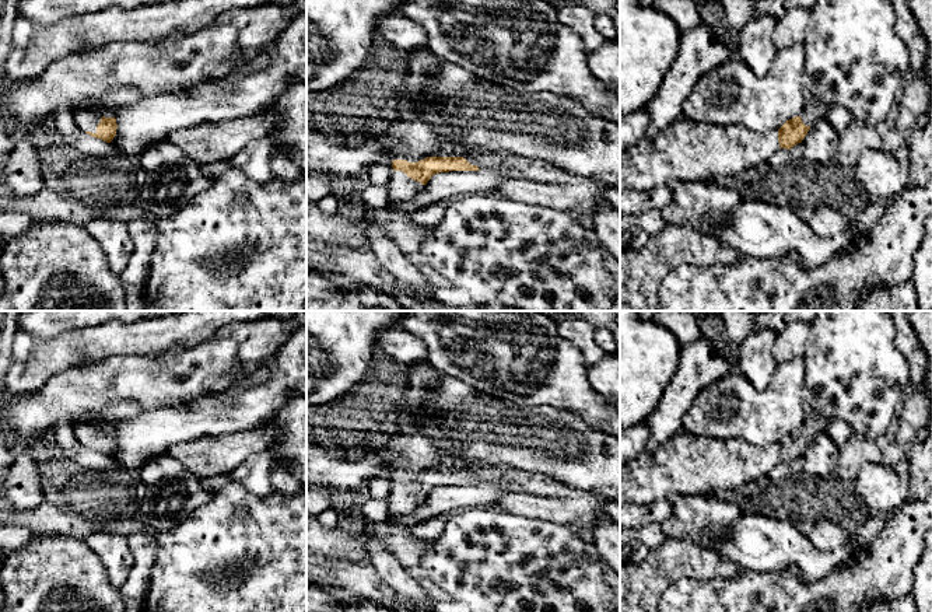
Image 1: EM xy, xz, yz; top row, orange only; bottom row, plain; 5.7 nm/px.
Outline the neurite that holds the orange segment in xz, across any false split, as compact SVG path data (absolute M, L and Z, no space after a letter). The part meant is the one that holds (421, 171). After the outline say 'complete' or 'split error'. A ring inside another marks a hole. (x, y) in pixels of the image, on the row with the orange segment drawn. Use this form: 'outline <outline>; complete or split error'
outline M502 151L463 153L460 157L438 154L417 162L392 161L393 174L388 182L388 203L414 197L432 175L449 171L480 171L497 168L515 172L516 178L500 186L505 199L542 204L595 218L599 213L598 199L606 197L606 185L571 175L544 161L525 158Z; split error

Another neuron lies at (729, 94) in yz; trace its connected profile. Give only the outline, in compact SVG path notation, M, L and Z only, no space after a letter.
M803 43L778 49L771 67L761 77L740 59L726 60L697 80L683 102L683 116L698 123L742 125L760 133L777 130L805 109L807 94L802 84L803 64Z

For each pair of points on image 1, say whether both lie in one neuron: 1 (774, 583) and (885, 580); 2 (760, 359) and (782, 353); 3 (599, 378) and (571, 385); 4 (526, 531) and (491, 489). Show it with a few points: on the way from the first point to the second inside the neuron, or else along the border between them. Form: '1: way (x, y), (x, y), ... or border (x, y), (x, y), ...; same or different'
1: way (802, 593), (844, 593), (857, 584); same
2: border (775, 334), (773, 355), (778, 362); different
3: border (587, 369), (589, 385), (605, 399); different
4: border (497, 506), (465, 509); different

